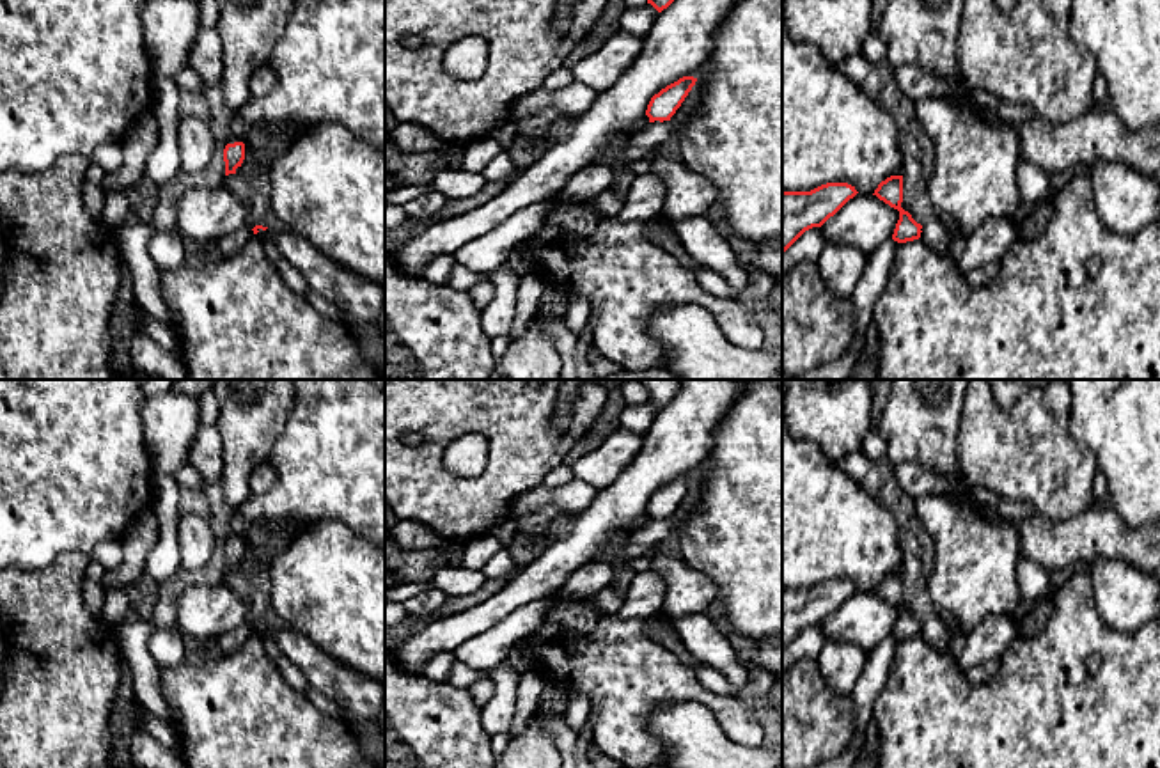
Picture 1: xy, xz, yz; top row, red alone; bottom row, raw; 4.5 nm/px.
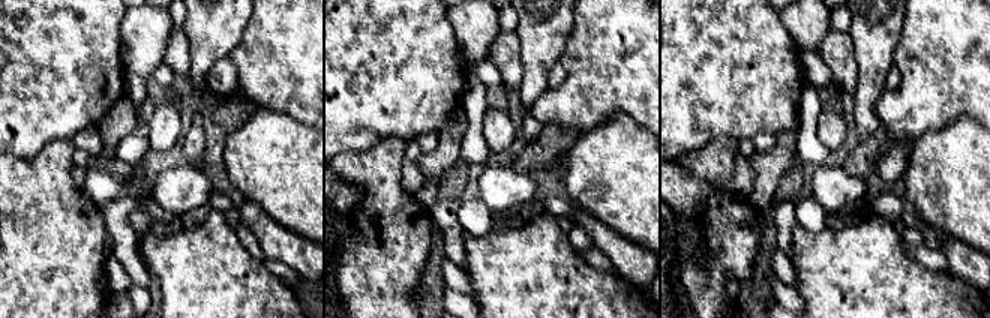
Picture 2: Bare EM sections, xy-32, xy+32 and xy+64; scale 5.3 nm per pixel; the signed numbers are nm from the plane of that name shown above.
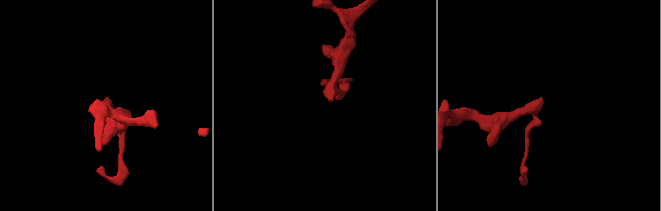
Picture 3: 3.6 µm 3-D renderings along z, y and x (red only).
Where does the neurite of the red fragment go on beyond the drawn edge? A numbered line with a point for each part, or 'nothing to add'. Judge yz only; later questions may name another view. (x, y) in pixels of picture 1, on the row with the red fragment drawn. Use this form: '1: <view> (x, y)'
nothing to add

